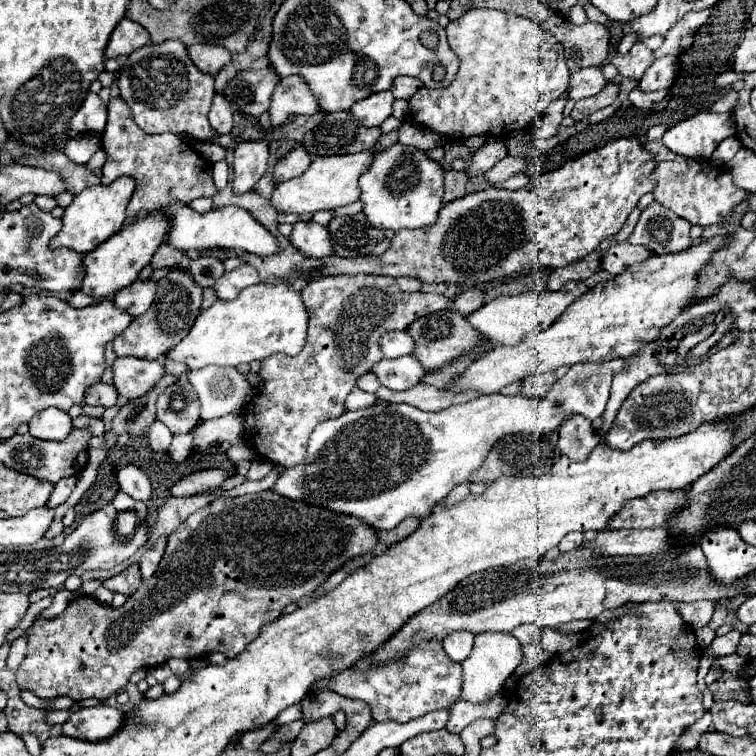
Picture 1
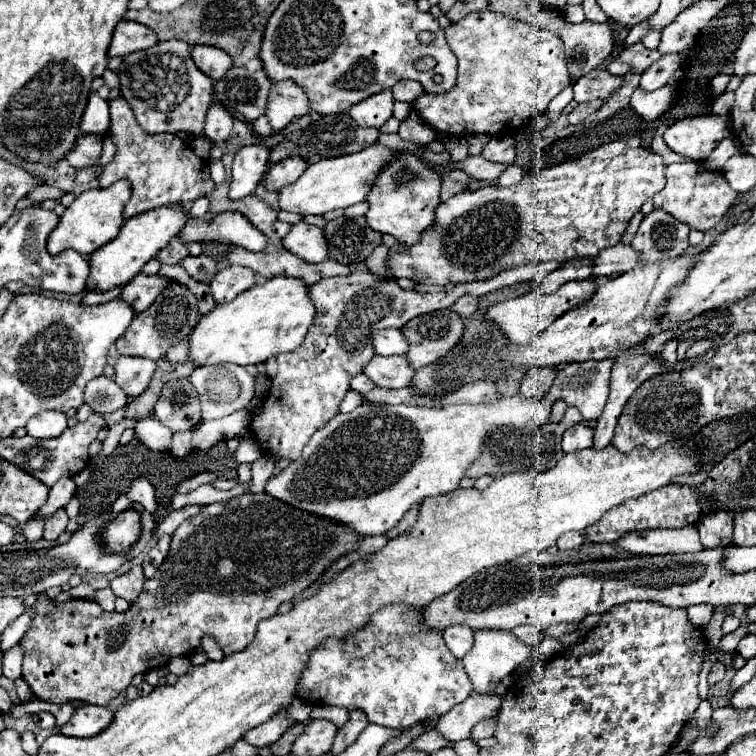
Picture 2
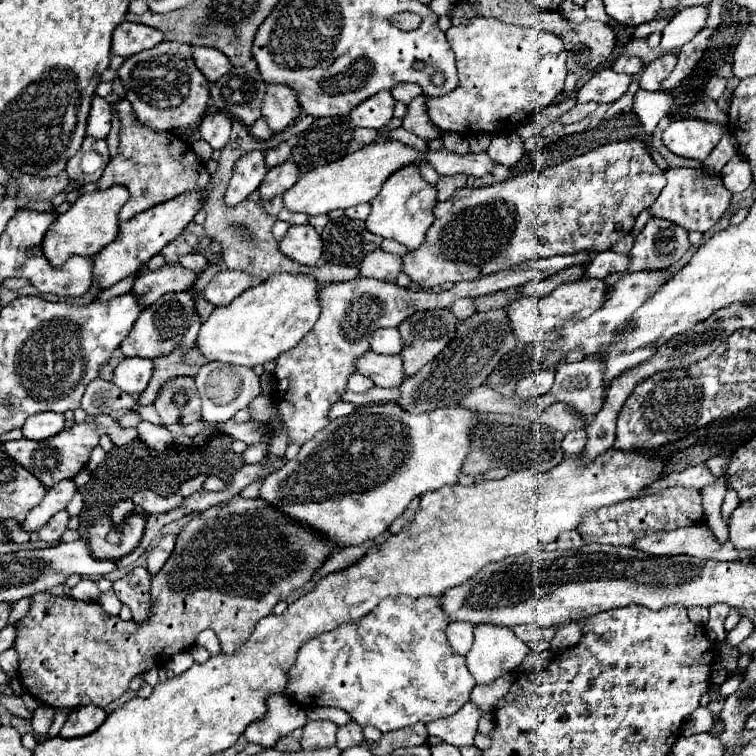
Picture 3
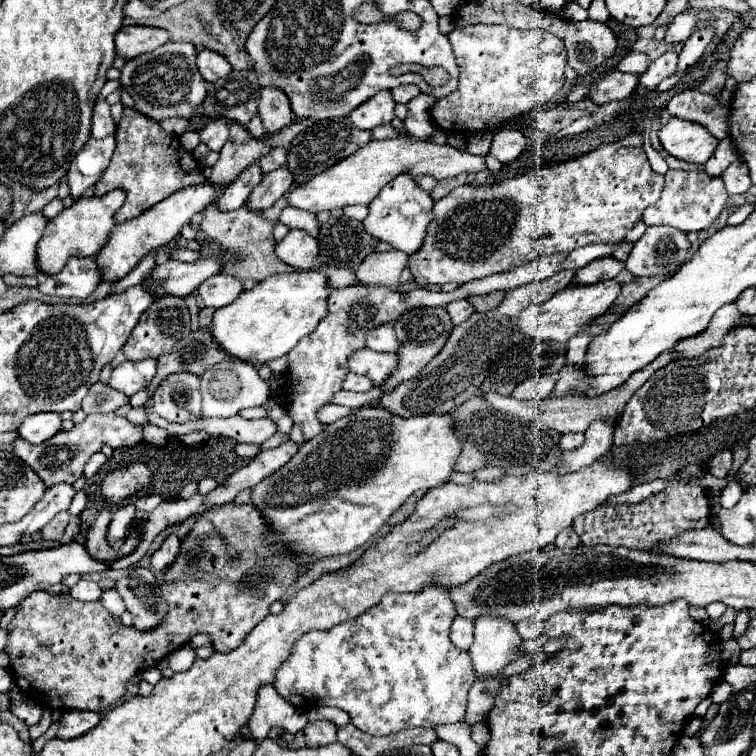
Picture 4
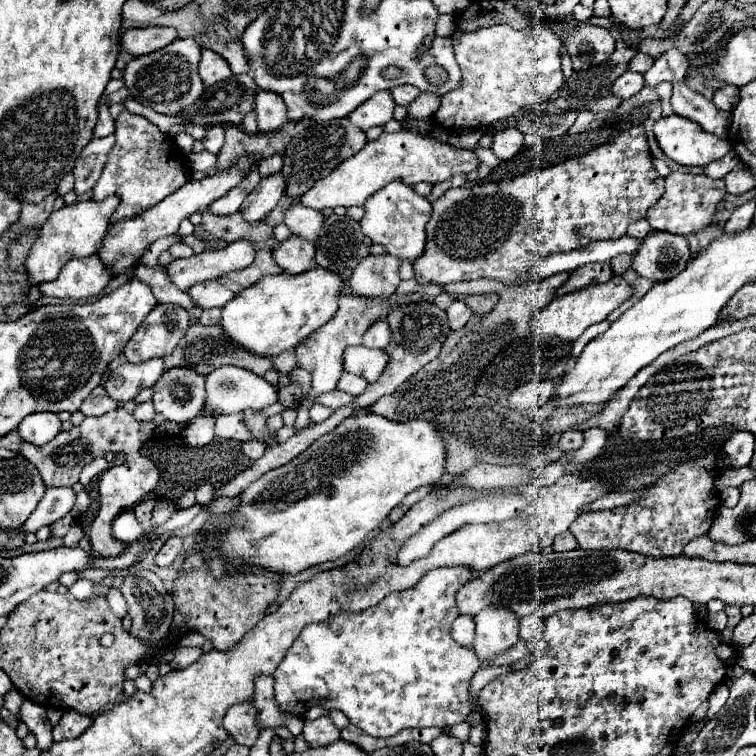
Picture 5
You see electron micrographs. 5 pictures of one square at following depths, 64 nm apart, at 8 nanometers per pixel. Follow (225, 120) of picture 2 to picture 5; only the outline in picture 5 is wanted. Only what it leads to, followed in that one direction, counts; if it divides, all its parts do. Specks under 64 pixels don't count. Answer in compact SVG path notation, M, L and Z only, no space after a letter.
M212 126L206 130L206 136L202 140L204 148L212 154L218 154L222 144L224 144L224 126Z

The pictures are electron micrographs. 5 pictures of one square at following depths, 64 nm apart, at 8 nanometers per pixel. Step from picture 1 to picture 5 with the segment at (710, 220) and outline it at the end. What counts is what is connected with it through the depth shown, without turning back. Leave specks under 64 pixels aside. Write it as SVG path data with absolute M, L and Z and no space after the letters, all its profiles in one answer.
M672 172L666 178L666 192L664 196L648 210L646 220L654 230L660 232L672 232L672 234L696 234L698 230L706 228L712 222L712 216L716 212L716 206L722 202L722 196L726 194L724 180L714 180L708 178L706 174L682 174L682 172Z

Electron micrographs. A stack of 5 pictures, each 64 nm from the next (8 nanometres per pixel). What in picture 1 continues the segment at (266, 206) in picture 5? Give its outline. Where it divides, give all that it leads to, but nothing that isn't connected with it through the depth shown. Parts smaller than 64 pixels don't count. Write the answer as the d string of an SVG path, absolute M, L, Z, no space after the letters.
M298 146L296 150L288 152L284 158L278 160L278 164L272 170L272 182L280 184L284 180L300 176L310 166L310 162L312 162L312 156L306 152L306 148Z

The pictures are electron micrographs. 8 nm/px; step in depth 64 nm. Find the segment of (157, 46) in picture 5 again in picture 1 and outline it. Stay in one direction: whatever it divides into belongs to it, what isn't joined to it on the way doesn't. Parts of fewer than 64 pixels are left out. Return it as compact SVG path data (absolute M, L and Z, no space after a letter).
M122 18L118 26L114 28L108 46L106 46L106 58L118 58L118 56L128 56L134 50L146 46L150 42L150 34L146 28L142 28L138 22Z

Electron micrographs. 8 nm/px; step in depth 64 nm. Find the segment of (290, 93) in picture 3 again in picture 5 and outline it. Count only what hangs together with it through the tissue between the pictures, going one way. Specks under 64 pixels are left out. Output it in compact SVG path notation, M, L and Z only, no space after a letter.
M258 90L254 100L254 112L256 112L260 132L274 132L290 122L286 116L284 102L274 92Z

